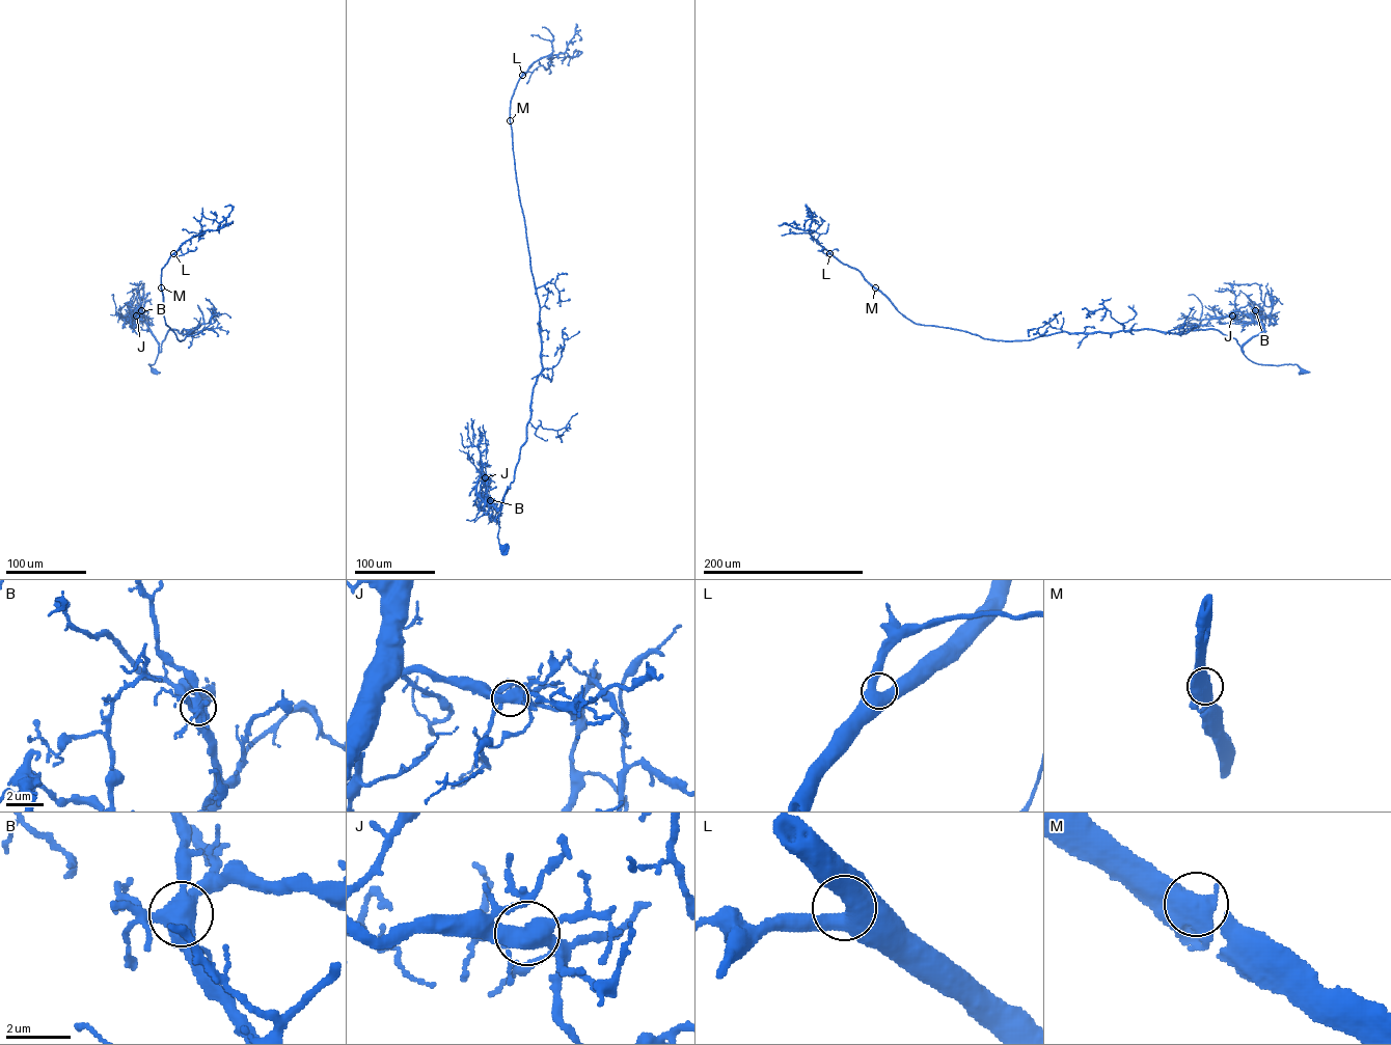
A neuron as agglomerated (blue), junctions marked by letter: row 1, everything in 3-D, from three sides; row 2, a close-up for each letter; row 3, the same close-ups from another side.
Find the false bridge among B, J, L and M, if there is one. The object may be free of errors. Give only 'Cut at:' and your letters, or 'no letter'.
Cut at: no letter

